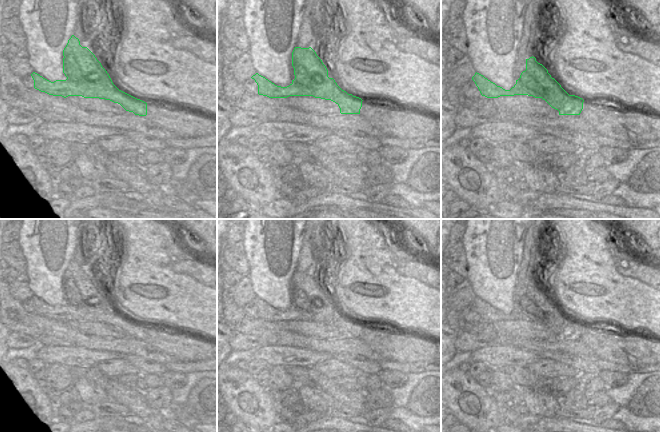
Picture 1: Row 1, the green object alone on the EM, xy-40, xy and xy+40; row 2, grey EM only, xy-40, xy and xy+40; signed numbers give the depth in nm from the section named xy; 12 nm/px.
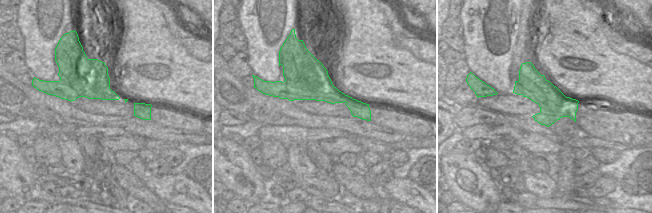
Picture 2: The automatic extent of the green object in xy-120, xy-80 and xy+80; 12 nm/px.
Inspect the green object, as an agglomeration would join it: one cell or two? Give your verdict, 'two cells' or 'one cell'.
two cells

